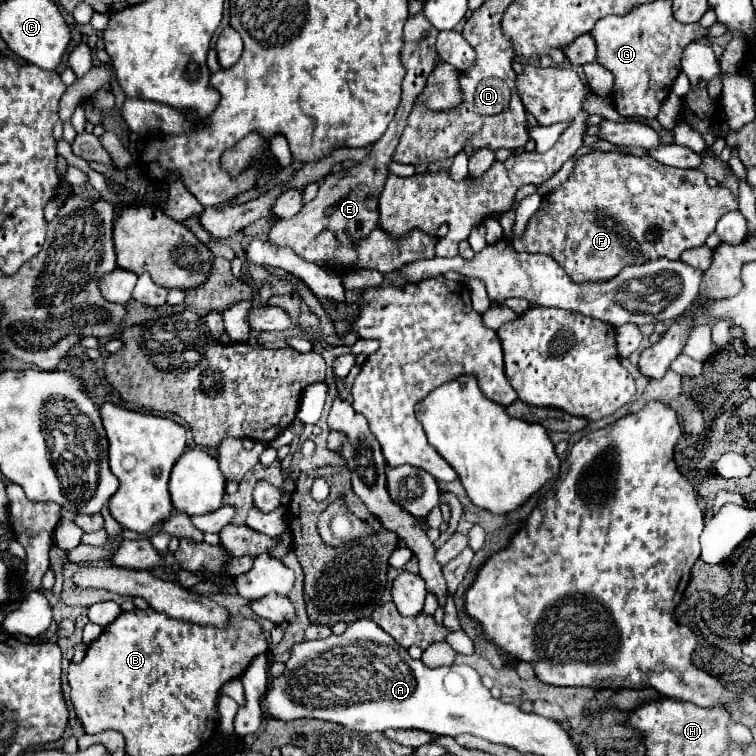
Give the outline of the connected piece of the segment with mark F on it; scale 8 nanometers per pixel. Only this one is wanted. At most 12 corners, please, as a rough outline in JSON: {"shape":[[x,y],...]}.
{"shape":[[591,151],[523,253],[575,283],[679,259],[739,209],[699,169]]}

